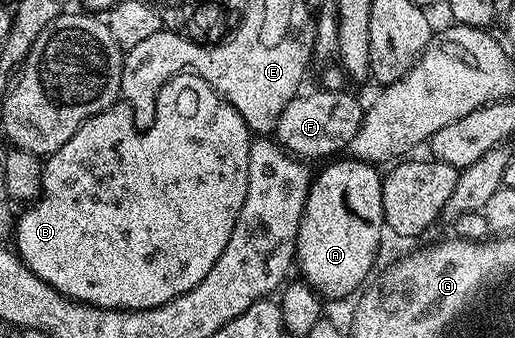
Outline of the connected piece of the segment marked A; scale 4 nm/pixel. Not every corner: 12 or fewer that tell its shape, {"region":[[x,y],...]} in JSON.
{"region":[[380,170],[314,174],[295,244],[328,302],[372,276],[385,234]]}

